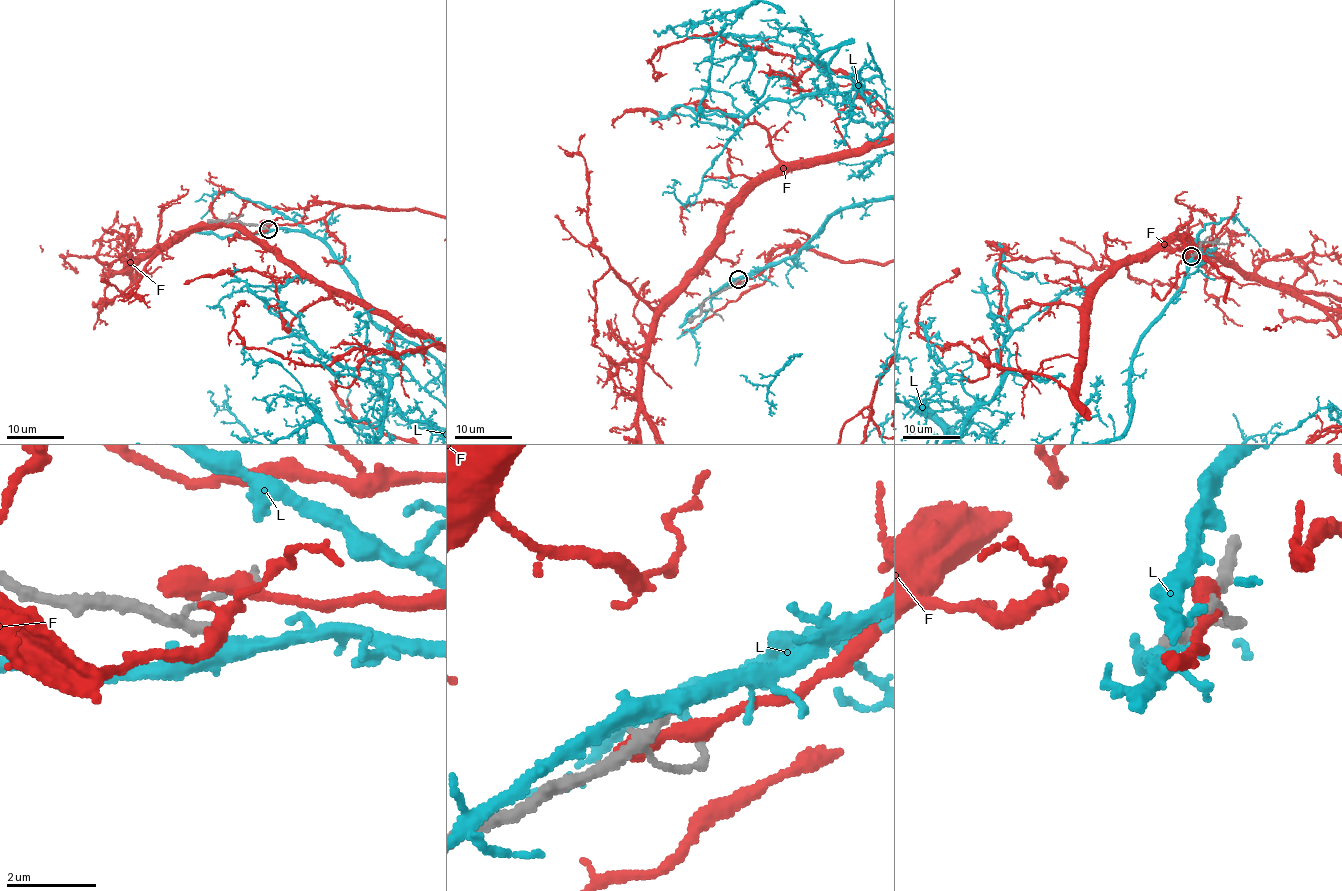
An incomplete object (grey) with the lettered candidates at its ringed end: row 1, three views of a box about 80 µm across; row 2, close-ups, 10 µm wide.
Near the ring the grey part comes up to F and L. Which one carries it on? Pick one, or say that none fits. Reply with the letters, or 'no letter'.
L

